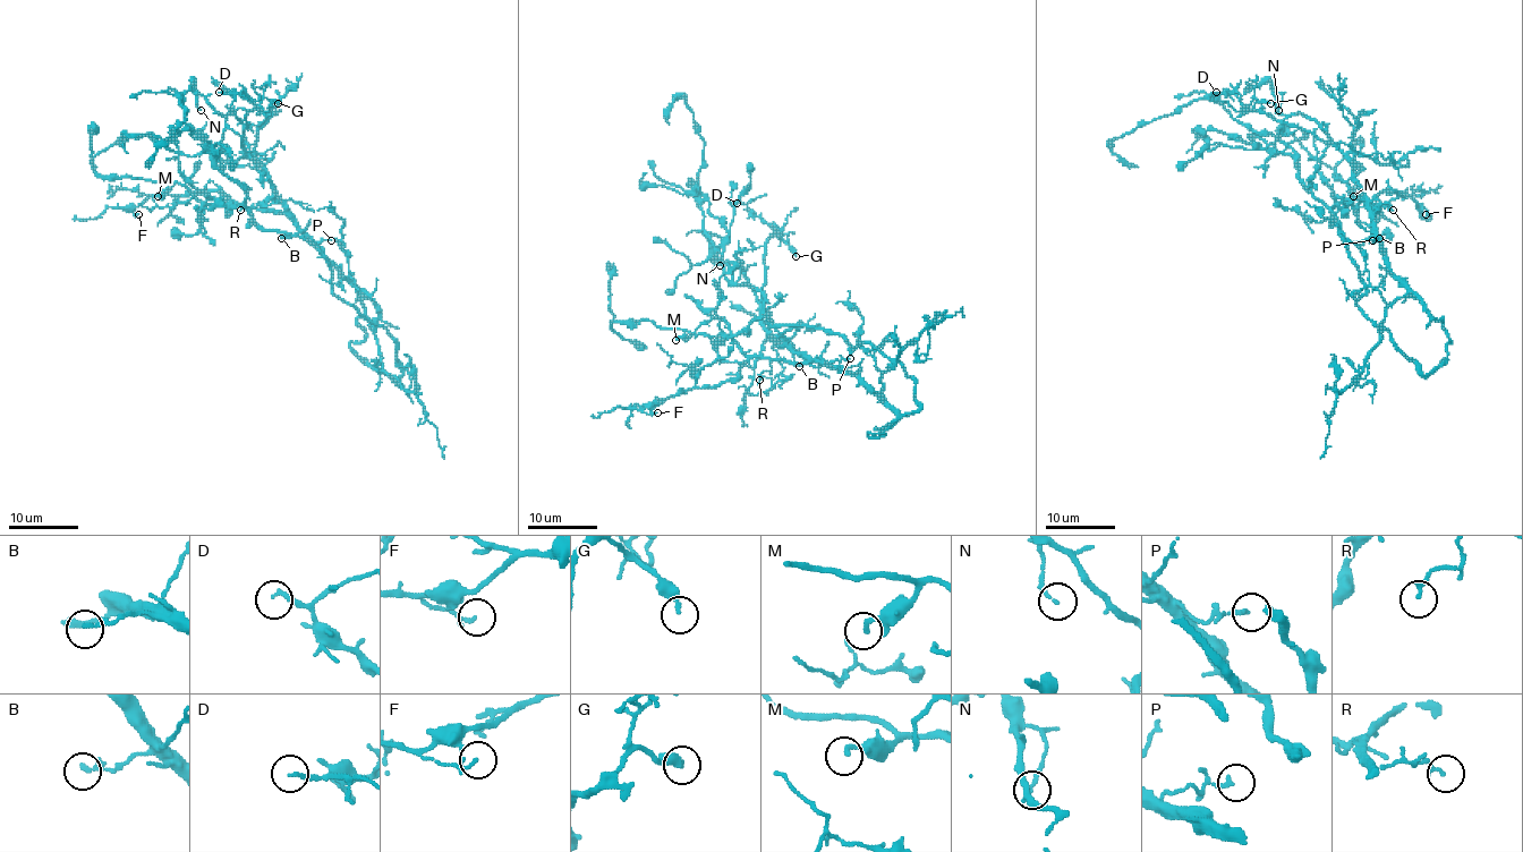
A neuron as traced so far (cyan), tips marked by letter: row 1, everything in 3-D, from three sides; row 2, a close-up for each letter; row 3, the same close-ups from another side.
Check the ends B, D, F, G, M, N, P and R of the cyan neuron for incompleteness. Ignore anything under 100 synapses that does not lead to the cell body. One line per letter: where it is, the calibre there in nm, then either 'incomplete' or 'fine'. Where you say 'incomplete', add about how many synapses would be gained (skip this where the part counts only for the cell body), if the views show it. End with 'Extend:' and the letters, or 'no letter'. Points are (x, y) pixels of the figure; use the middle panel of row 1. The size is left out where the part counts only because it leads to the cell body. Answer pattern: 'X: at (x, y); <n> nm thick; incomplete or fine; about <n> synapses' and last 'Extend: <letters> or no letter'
B: at (799, 366); 180 nm thick; fine
D: at (737, 203); 150 nm thick; fine
F: at (657, 412); 170 nm thick; fine
G: at (796, 256); 240 nm thick; fine
M: at (675, 340); 200 nm thick; fine
N: at (720, 265); 140 nm thick; fine
P: at (850, 358); 130 nm thick; fine
R: at (759, 380); 140 nm thick; fine
Extend: no letter

